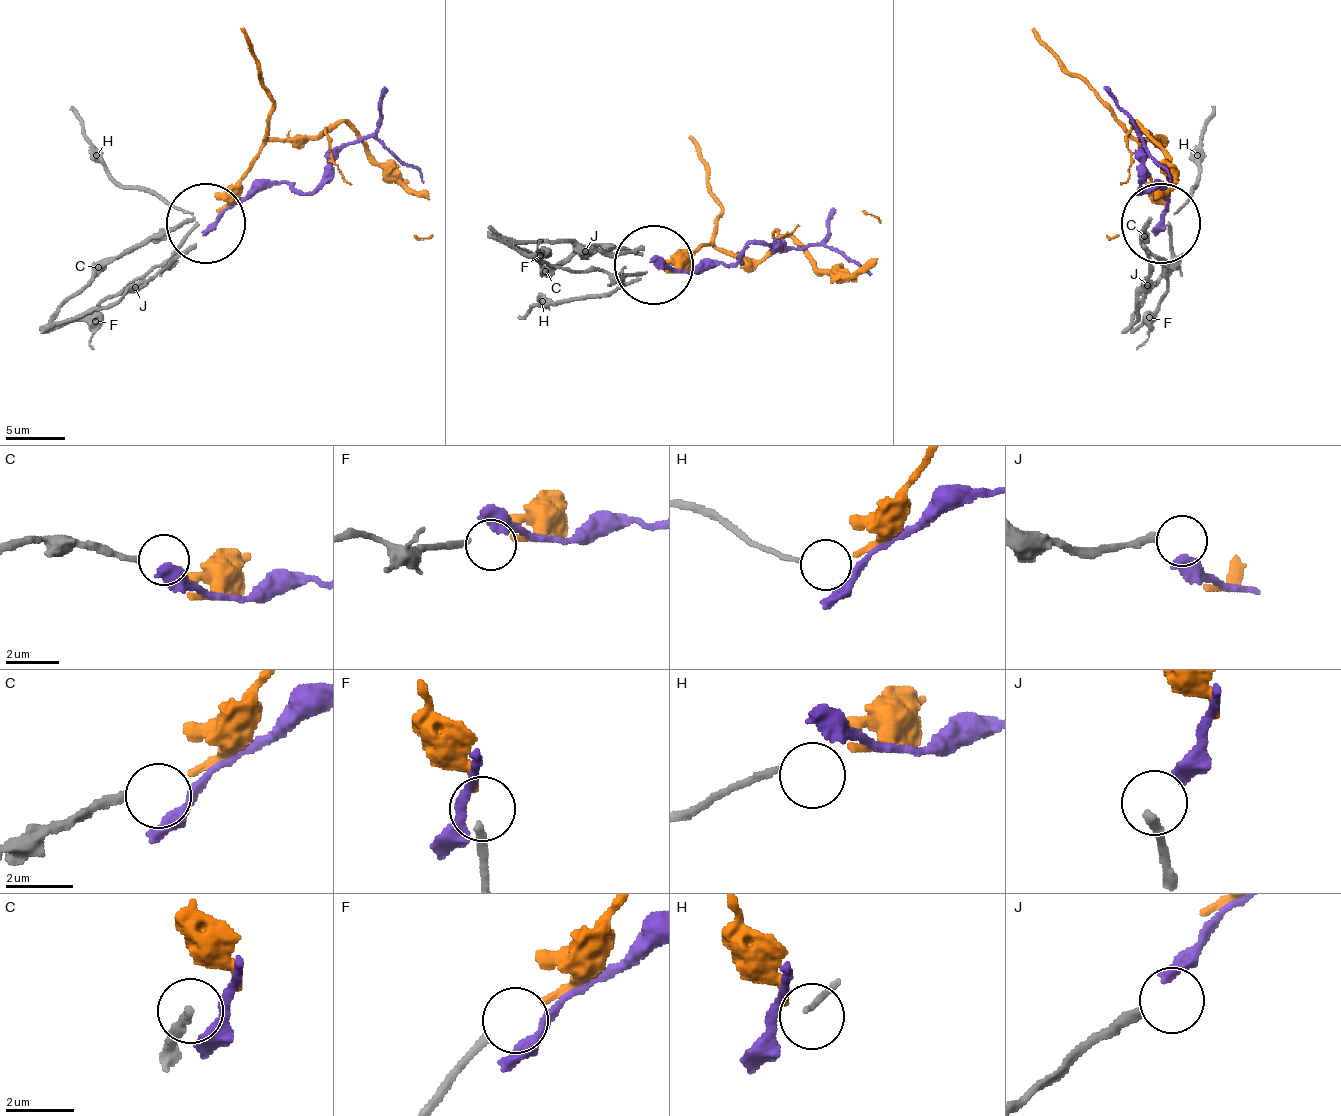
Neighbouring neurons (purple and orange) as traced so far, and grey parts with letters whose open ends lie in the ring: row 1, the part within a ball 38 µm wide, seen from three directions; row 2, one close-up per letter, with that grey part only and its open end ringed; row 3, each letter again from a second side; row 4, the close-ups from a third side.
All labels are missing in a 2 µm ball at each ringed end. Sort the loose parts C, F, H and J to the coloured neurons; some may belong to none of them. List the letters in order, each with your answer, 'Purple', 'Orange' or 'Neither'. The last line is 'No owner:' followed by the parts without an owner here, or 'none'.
C: Neither
F: Orange
H: Neither
J: Purple
No owner: C, H

